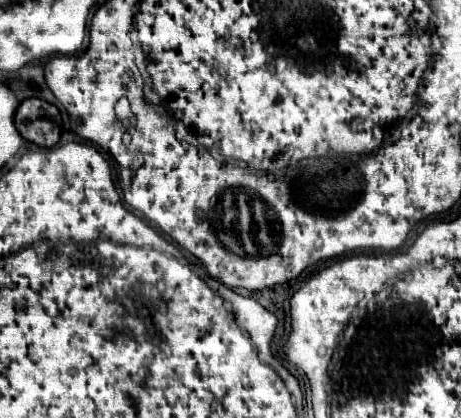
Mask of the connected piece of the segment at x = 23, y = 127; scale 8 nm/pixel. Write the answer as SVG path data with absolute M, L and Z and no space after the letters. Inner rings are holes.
M39 98L23 100L15 112L15 126L19 134L37 146L55 146L59 134L59 110Z

